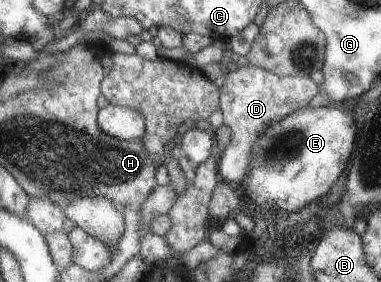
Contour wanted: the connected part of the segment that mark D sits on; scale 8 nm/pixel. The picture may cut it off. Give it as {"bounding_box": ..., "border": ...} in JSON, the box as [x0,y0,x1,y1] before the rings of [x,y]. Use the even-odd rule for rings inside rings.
{"bounding_box":[219,64,319,183],"border":[[[248,64],[238,69],[226,70],[226,81],[222,86],[222,97],[220,100],[221,110],[224,115],[224,123],[232,130],[233,136],[231,144],[223,153],[219,172],[223,180],[230,183],[239,183],[245,180],[253,170],[255,164],[254,148],[261,140],[261,137],[274,125],[283,121],[289,115],[296,114],[297,111],[305,110],[309,101],[318,94],[319,87],[313,83],[310,78],[301,78],[300,76],[281,76],[273,71],[265,70]]]}

